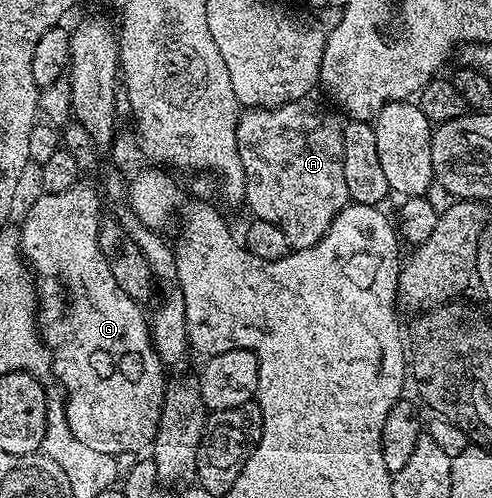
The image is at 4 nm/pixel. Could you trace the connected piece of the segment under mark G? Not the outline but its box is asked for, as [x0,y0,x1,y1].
[18,181,166,457]

